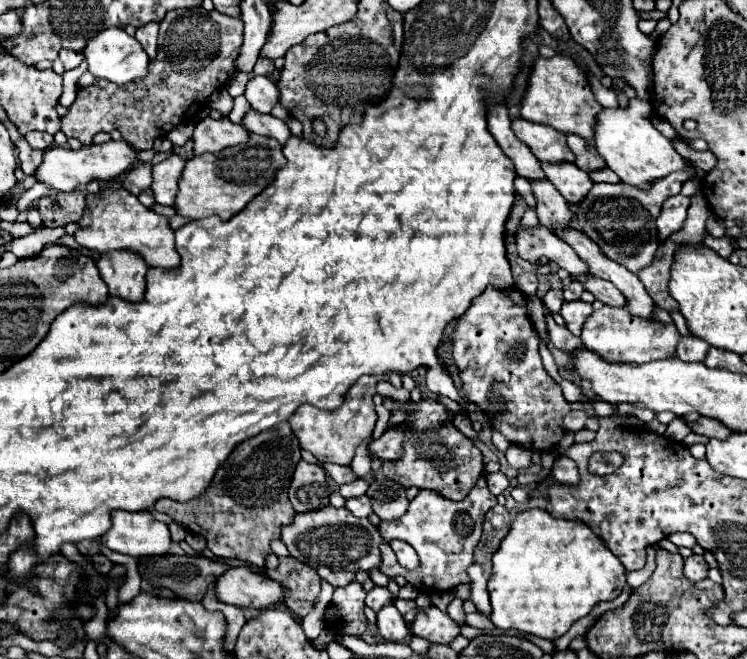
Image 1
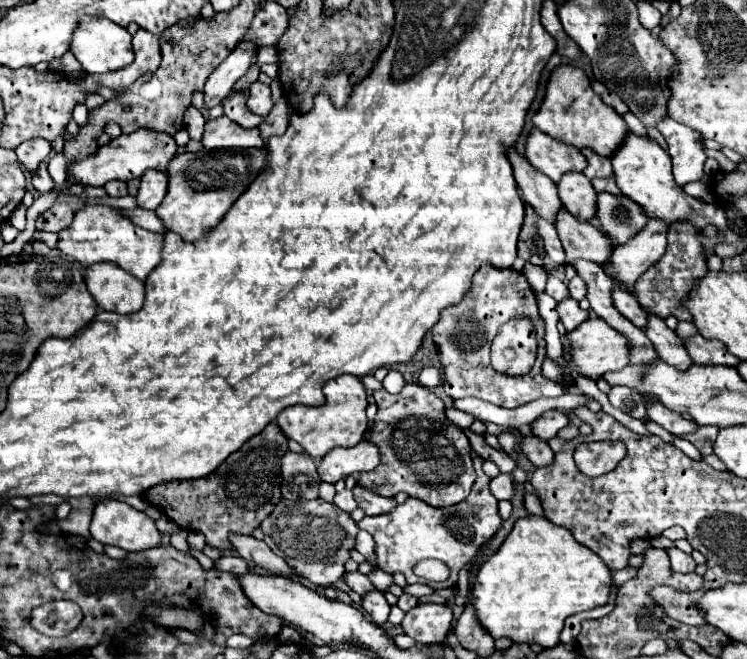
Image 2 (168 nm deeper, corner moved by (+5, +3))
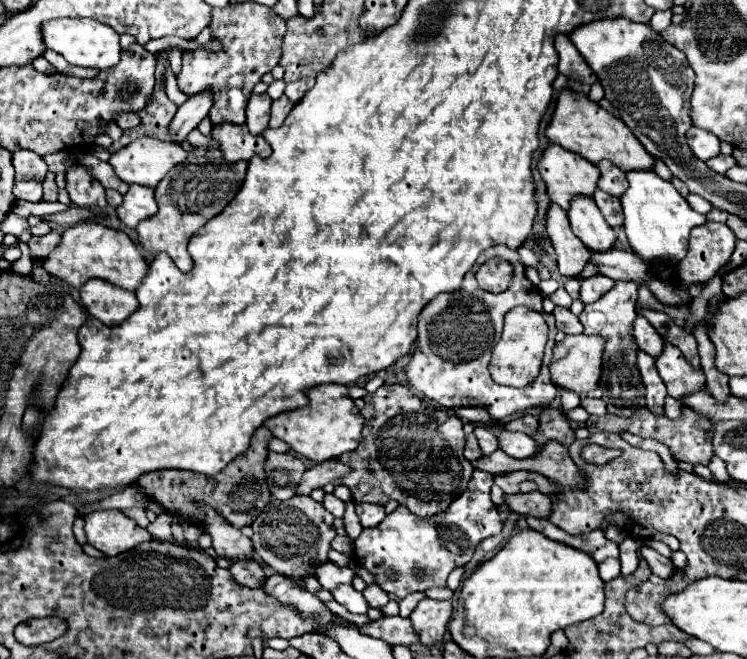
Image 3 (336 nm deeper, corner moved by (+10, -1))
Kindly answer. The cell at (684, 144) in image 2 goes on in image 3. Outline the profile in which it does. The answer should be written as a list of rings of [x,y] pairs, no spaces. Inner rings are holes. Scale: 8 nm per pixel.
[[[698,127],[688,129],[688,145],[702,161],[708,161],[720,153],[720,139],[710,131]]]

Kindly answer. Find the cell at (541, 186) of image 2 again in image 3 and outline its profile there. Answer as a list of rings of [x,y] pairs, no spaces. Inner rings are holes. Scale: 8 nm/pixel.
[[[550,205],[550,209],[548,209],[546,233],[550,235],[554,251],[558,255],[560,273],[570,279],[580,277],[580,273],[584,271],[584,267],[590,261],[590,253],[578,241],[578,237],[574,237],[572,229],[570,229],[568,215],[558,205]]]

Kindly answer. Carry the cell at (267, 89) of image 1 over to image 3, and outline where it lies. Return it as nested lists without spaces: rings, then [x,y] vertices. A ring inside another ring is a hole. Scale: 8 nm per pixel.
[[[252,95],[246,107],[246,125],[254,135],[262,135],[270,123],[270,105],[272,99],[264,95]]]

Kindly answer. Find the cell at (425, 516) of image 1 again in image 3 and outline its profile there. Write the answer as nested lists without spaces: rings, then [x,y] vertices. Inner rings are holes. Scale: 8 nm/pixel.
[[[474,469],[464,493],[452,501],[446,513],[430,519],[420,519],[404,505],[398,505],[396,511],[390,513],[380,525],[360,533],[360,537],[354,541],[356,561],[374,575],[376,583],[386,593],[394,593],[398,599],[404,599],[414,591],[426,591],[434,585],[446,585],[450,571],[466,565],[472,559],[476,545],[484,537],[492,537],[502,531],[500,513],[490,499],[492,483],[494,477],[490,473]],[[388,569],[398,573],[396,581],[386,577]]]

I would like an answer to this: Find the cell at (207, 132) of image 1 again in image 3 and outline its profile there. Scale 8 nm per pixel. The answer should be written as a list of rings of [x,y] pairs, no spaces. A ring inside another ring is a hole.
[[[222,123],[212,129],[212,135],[216,141],[222,145],[222,153],[226,161],[250,161],[254,155],[258,157],[270,157],[272,147],[266,143],[266,139],[260,135],[252,135],[246,127],[242,125],[232,125],[232,123]]]

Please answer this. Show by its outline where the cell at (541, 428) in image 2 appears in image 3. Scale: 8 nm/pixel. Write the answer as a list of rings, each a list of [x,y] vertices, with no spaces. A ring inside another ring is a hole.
[[[524,415],[524,417],[518,417],[514,421],[508,421],[504,425],[508,431],[520,431],[520,433],[526,433],[526,435],[532,435],[536,433],[538,429],[538,417],[534,415]]]

